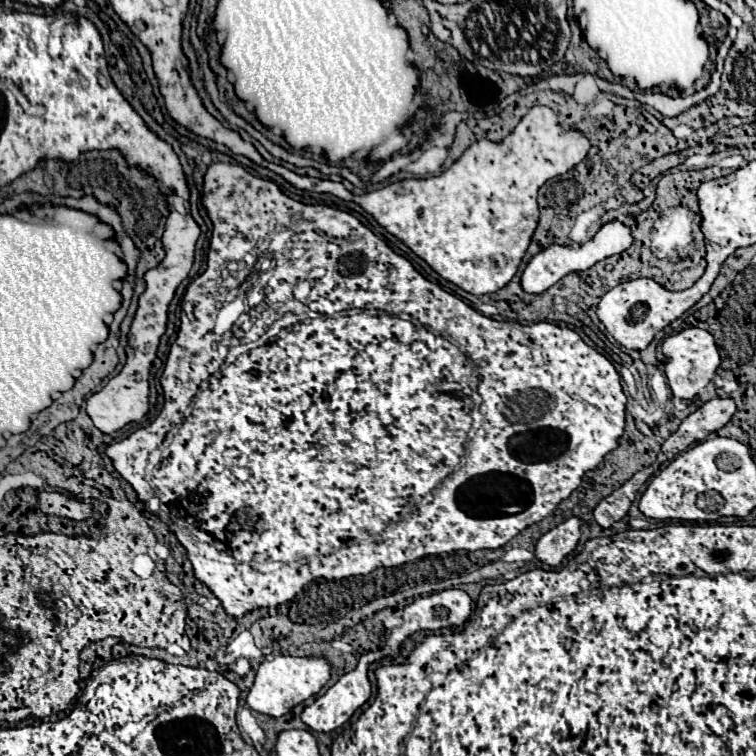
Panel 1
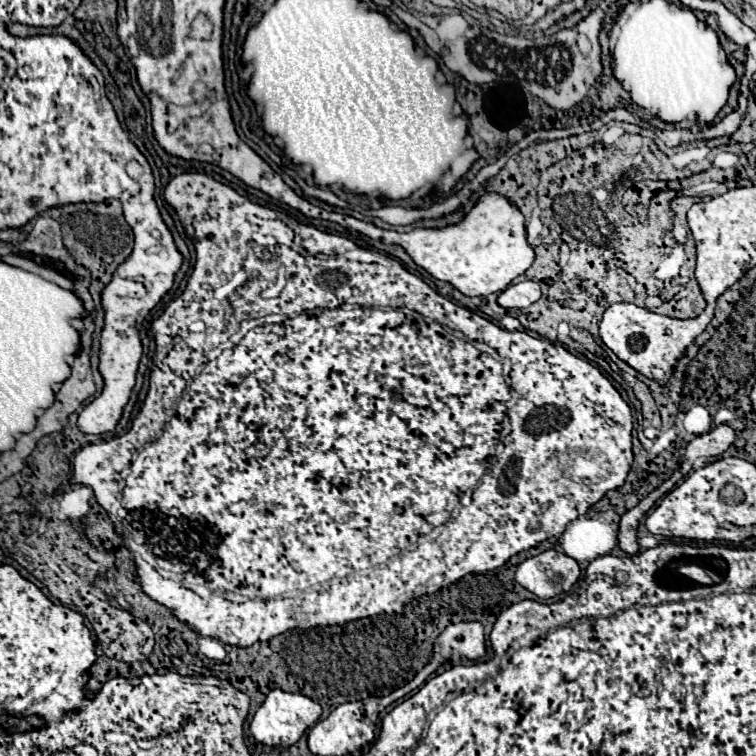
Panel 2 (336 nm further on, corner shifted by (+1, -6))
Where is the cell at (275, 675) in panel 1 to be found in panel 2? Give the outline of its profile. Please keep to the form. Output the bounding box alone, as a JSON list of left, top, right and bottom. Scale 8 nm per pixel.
[250,689,322,747]

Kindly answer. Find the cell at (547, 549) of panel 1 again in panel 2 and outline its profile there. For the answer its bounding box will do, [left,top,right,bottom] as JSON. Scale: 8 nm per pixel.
[516,549,578,599]

